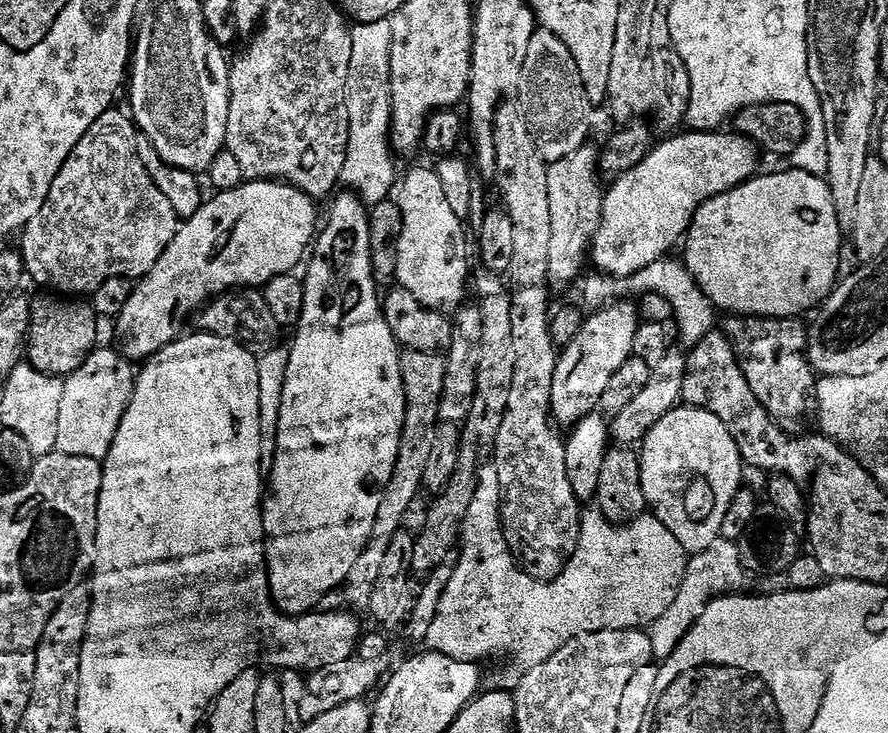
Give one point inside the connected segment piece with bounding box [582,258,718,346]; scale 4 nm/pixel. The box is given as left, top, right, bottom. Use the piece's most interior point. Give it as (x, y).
(693, 311)

